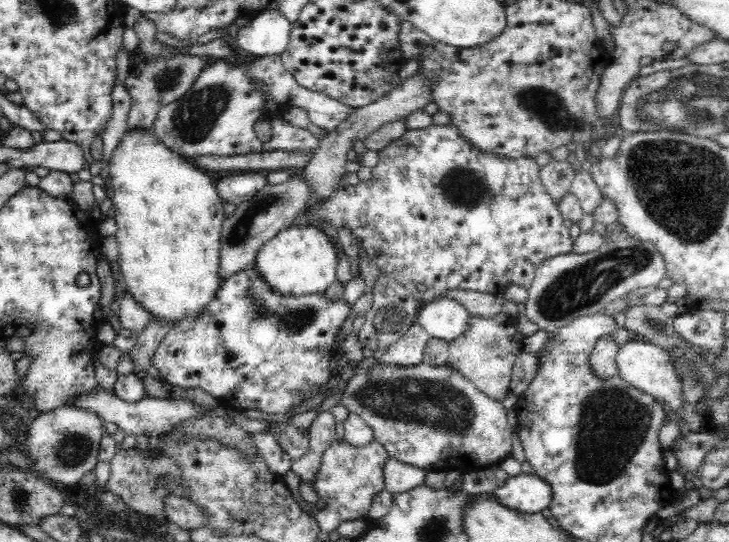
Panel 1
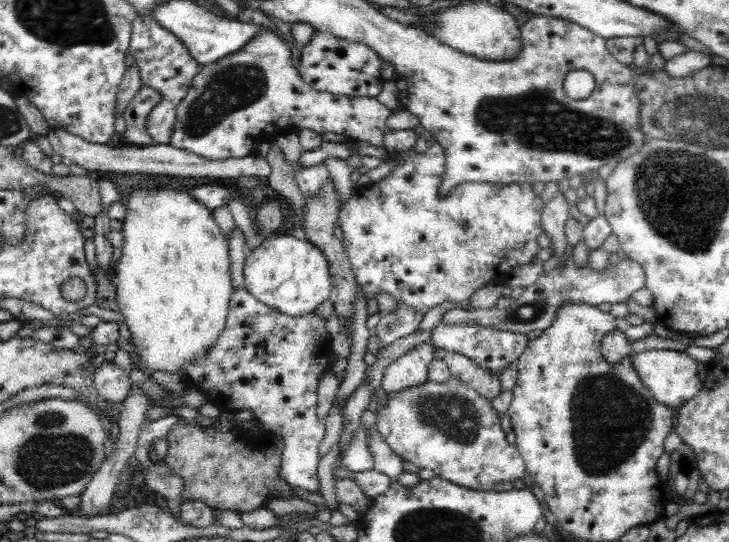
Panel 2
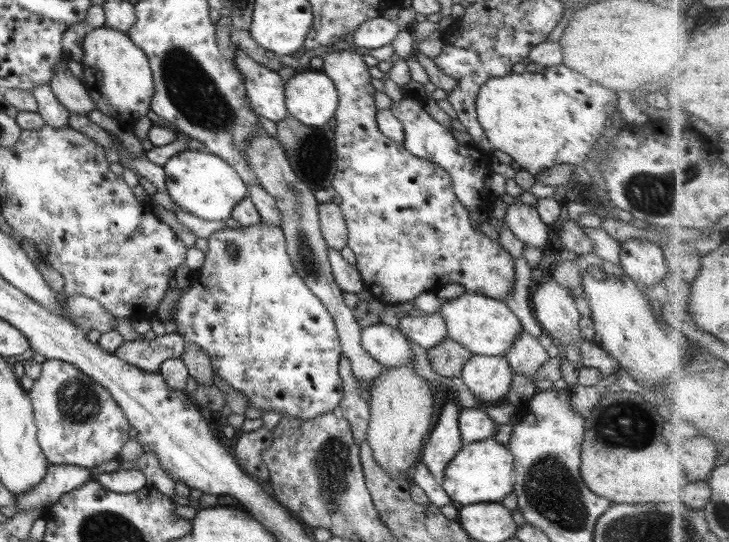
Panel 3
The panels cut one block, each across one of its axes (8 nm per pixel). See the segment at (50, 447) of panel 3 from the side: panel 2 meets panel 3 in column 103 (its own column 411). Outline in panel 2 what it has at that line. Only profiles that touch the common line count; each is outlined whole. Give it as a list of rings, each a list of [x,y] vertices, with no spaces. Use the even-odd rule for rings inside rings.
[[[455,379],[445,384],[428,382],[426,385],[398,393],[388,395],[390,398],[387,406],[376,415],[376,427],[400,458],[409,460],[419,469],[431,470],[437,478],[474,492],[492,492],[501,483],[522,486],[522,480],[527,476],[525,460],[515,445],[506,441],[501,420],[498,414],[494,413],[492,402]]]

